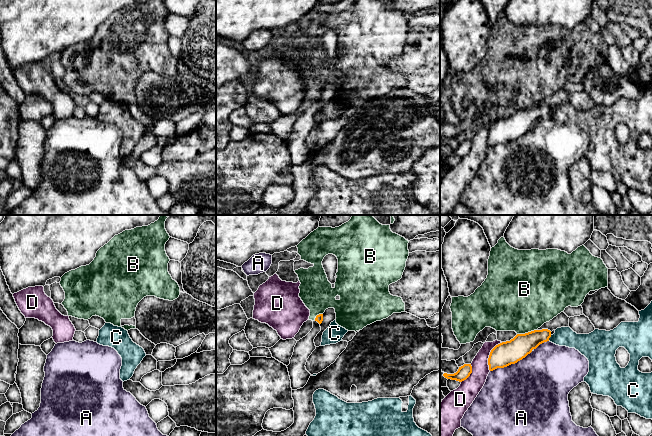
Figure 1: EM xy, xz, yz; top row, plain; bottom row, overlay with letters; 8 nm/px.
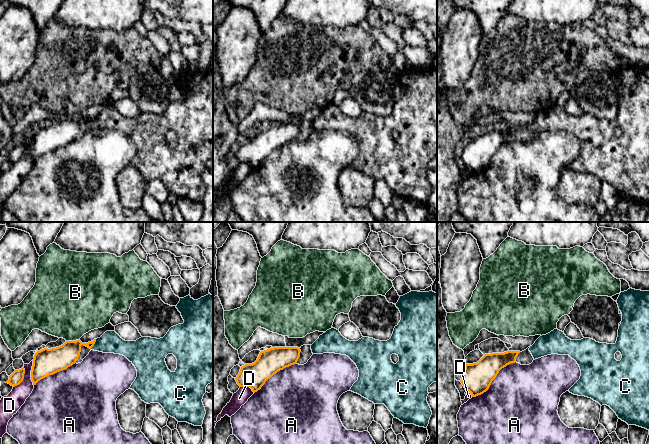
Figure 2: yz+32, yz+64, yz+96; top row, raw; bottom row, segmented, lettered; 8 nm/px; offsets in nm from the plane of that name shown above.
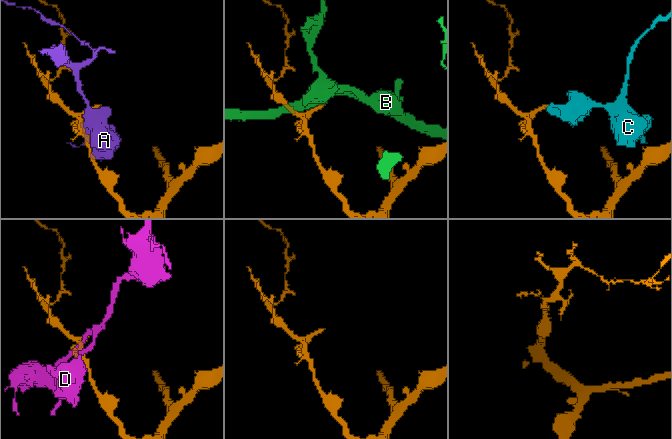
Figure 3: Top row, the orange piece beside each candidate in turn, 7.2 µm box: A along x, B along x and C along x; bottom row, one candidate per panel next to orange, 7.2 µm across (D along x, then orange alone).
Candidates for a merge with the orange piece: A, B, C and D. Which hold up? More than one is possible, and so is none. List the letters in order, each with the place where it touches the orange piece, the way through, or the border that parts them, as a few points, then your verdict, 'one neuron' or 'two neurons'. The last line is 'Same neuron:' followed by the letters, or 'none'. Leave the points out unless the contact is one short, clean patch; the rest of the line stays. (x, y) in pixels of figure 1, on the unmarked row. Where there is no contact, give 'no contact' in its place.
A: contact yz (511, 139); two neurons
B: contact yz (526, 109); two neurons
C: contact yz (549, 113); border yz (551, 111), (548, 116); two neurons
D: contact yz (489, 131); two neurons
Same neuron: none

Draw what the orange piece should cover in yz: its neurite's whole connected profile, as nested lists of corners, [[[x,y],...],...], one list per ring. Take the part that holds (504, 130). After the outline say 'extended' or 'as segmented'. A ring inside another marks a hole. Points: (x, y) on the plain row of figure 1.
[[[534,106],[525,110],[517,110],[510,117],[496,121],[488,134],[489,146],[504,144],[525,134],[540,120],[549,117],[551,107]]]; as segmented

